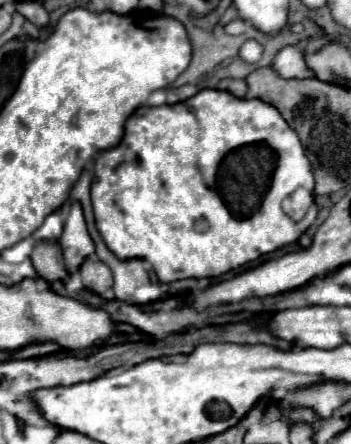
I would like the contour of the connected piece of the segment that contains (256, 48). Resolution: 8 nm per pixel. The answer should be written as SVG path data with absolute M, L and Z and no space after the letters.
M248 40L242 48L240 48L240 58L244 60L244 62L258 62L260 60L260 54L262 54L262 46L258 44L258 42L252 42L252 40Z

